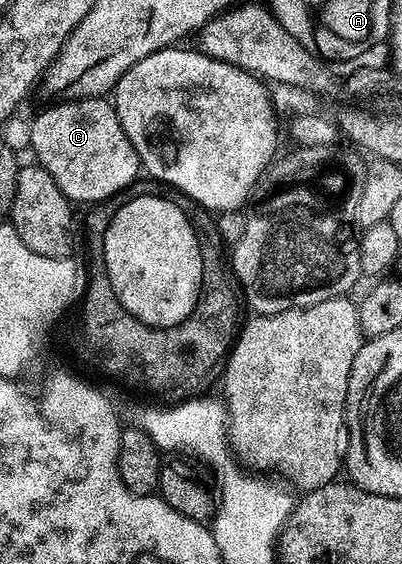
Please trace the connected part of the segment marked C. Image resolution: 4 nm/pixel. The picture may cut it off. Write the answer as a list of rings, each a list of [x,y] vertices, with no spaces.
[[[109,98],[67,99],[55,104],[55,107],[40,112],[31,121],[30,147],[38,158],[35,159],[37,166],[43,167],[50,174],[52,181],[56,181],[56,185],[65,193],[67,199],[75,204],[97,205],[110,200],[113,195],[123,191],[139,178],[138,154],[132,141],[128,141],[128,133],[124,133],[120,117],[116,117],[116,109]]]

